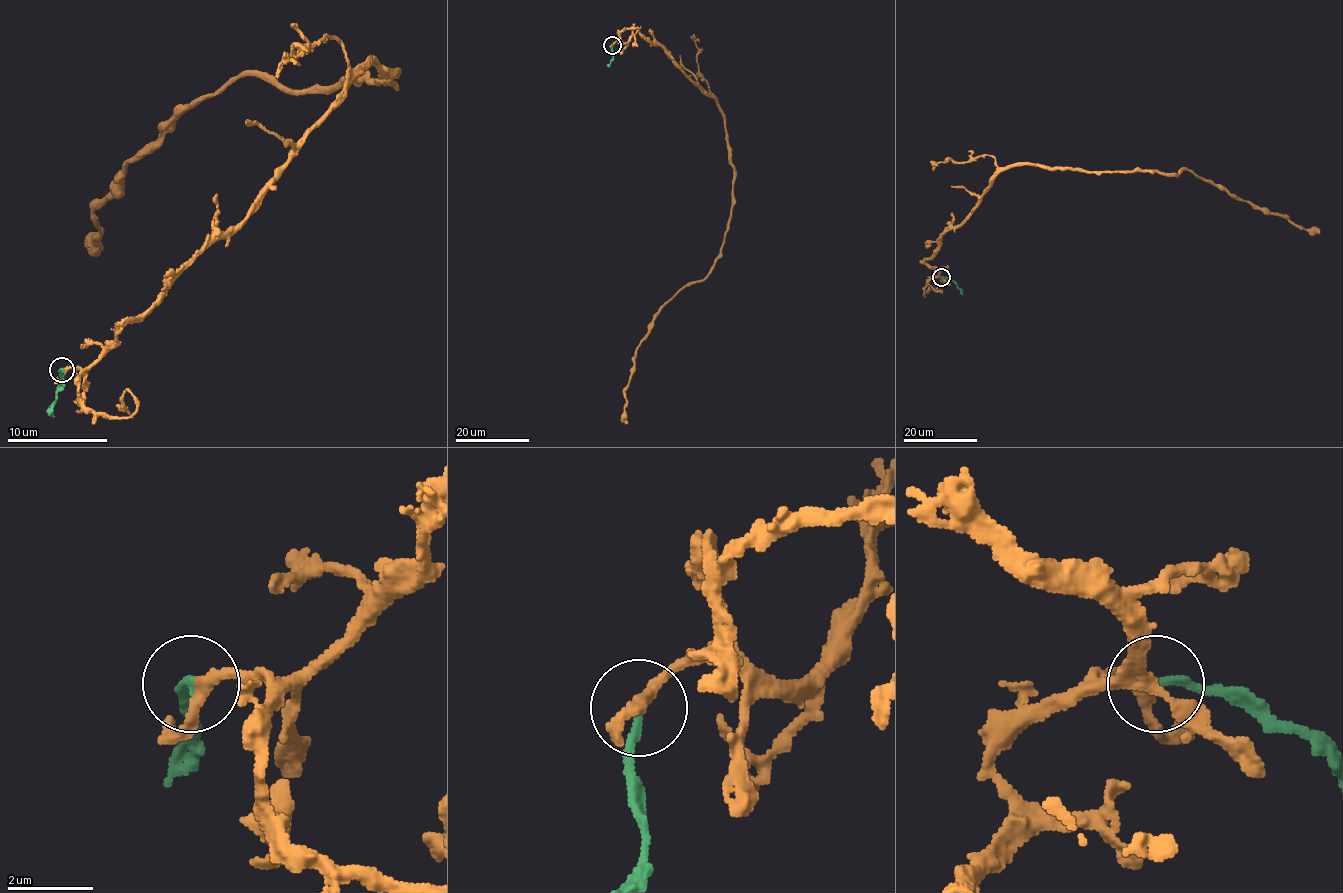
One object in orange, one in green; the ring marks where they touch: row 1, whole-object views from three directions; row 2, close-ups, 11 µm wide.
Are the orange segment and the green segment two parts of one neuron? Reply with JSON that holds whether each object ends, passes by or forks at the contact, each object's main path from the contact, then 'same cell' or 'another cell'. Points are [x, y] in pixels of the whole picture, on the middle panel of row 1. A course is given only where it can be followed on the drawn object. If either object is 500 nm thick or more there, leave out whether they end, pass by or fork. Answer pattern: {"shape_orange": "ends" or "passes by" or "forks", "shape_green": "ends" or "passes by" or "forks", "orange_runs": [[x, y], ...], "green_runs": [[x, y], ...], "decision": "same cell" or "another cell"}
{"shape_orange": "passes by", "shape_green": "ends", "orange_runs": [[613, 44], [638, 30], [719, 105], [734, 169], [721, 255], [660, 311], [638, 347], [624, 392], [627, 424]], "green_runs": [[612, 45], [609, 66]], "decision": "same cell"}

